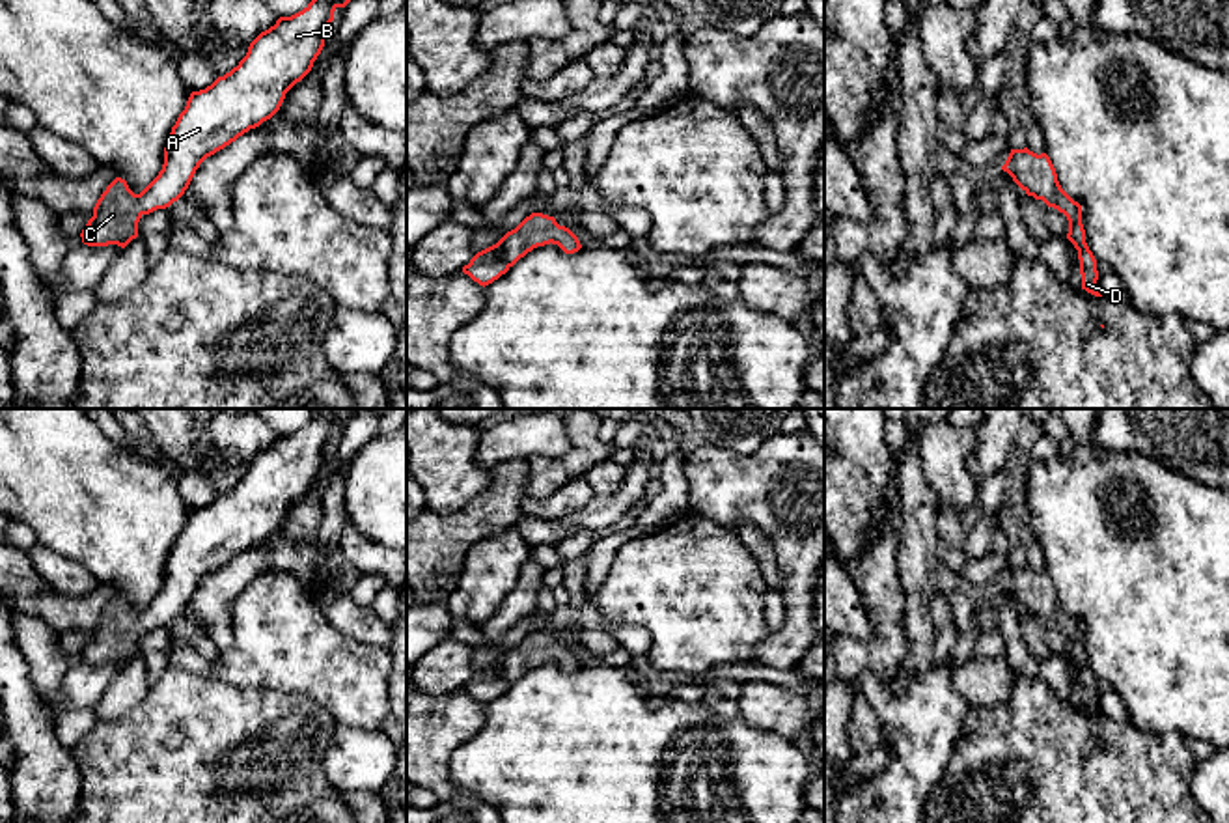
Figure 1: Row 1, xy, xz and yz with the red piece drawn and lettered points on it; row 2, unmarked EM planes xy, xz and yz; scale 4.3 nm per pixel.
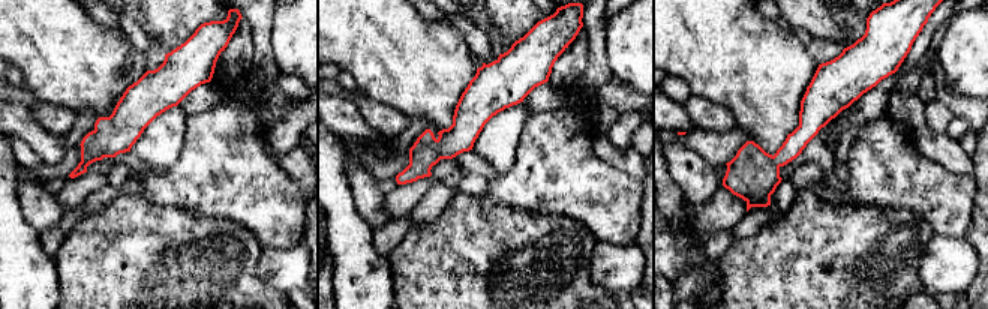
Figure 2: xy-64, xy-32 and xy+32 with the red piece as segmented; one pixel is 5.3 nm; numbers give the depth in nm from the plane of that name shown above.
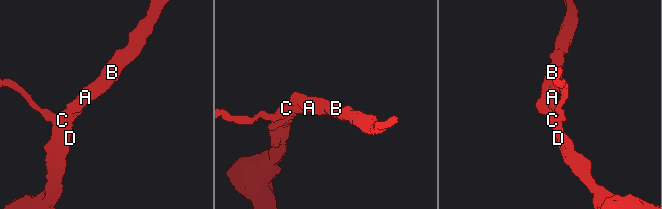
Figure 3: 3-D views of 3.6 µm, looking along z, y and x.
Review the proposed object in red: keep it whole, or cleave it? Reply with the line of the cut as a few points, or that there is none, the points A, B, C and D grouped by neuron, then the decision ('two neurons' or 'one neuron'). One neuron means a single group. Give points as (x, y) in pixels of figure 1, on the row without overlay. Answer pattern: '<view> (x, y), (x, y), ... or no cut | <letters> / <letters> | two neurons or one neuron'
no cut | A B C D | one neuron

